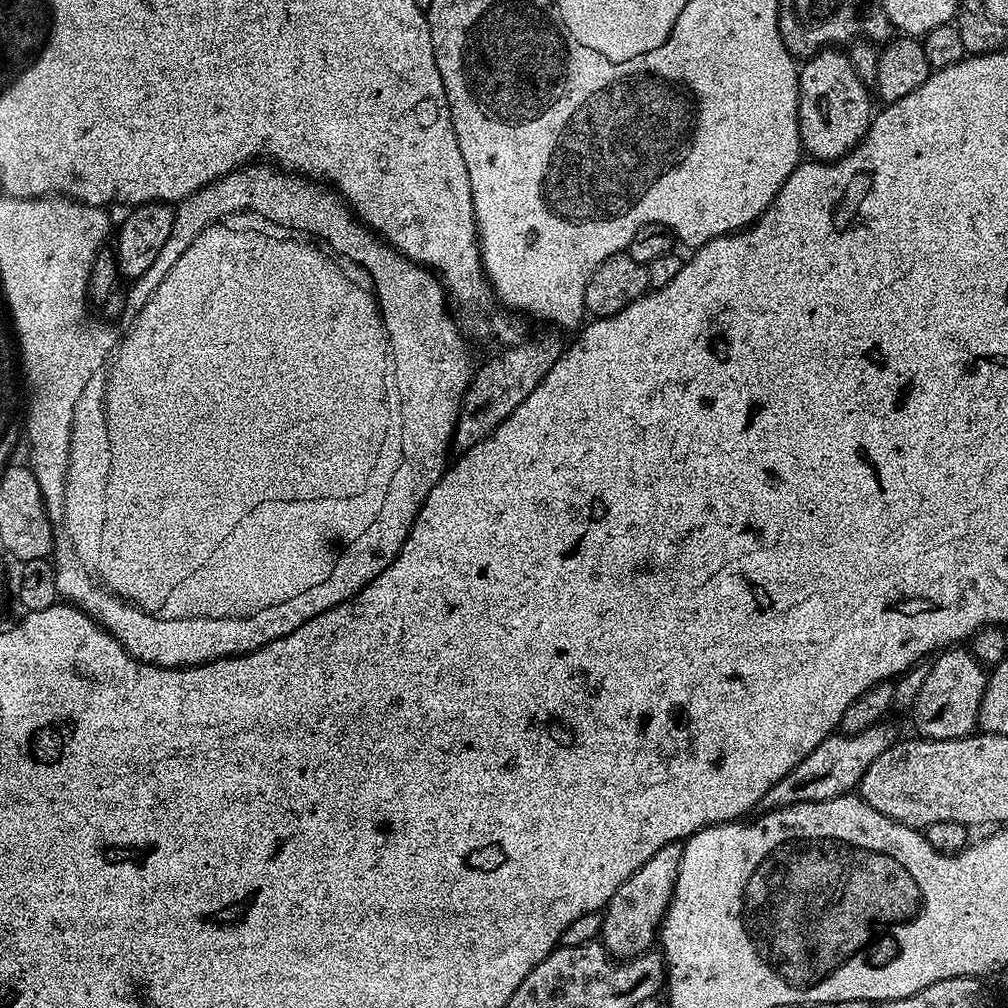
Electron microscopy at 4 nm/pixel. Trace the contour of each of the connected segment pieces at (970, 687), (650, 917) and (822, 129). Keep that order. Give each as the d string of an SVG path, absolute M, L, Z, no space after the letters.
M964 646L945 648L932 660L930 674L918 690L917 700L910 711L921 737L926 740L961 740L977 731L978 710L986 690L988 672Z
M683 843L667 844L662 850L654 850L653 856L618 890L608 899L604 912L604 931L602 943L613 956L617 958L631 958L641 956L649 951L657 943L660 935L660 925L664 922L664 916L674 894L674 886L678 882L678 870L682 866Z
M825 50L807 57L800 68L798 126L801 149L813 160L840 160L851 148L857 148L868 133L874 107L869 85L854 74L854 66L840 50Z

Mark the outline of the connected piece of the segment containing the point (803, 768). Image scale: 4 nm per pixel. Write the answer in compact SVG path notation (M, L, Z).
M881 722L870 726L857 736L833 734L826 737L821 744L814 746L814 750L810 754L806 754L806 758L802 758L802 762L798 762L798 766L794 766L794 770L790 770L790 774L786 774L778 782L774 782L774 786L770 786L770 790L766 790L766 794L760 799L759 807L771 810L785 808L791 804L822 802L823 800L832 800L836 796L849 795L859 785L862 774L866 774L866 770L870 770L870 762L874 762L874 758L878 758L878 754L882 754L891 744L897 743L896 728L888 723Z

